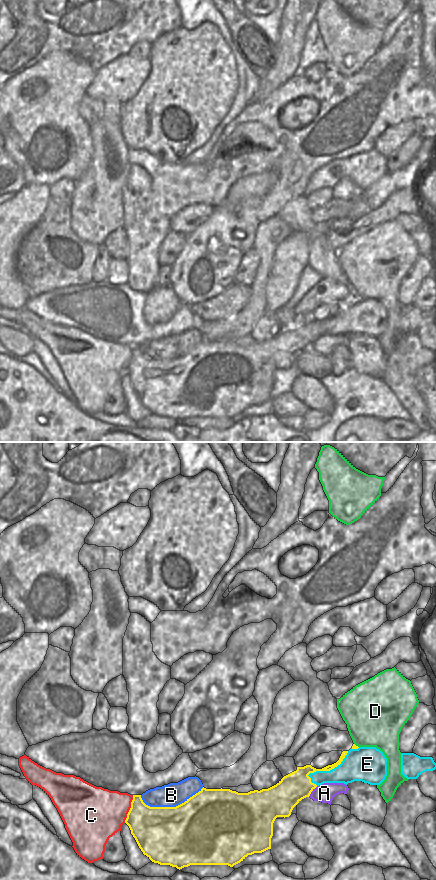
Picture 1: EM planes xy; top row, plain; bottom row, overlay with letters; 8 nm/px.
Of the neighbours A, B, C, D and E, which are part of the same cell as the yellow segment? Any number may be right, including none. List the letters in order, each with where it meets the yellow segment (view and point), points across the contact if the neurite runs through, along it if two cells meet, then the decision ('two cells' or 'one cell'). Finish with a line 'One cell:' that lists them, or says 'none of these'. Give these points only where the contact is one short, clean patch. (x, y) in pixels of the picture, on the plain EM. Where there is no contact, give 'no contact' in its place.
A: contact xy (312, 342); border xy (317, 338), (308, 348); two cells
B: contact xy (171, 359); two cells
C: contact xy (130, 361); two cells
D: contact xy (355, 297); two cells
E: contact xy (327, 322); two cells
One cell: none of these

